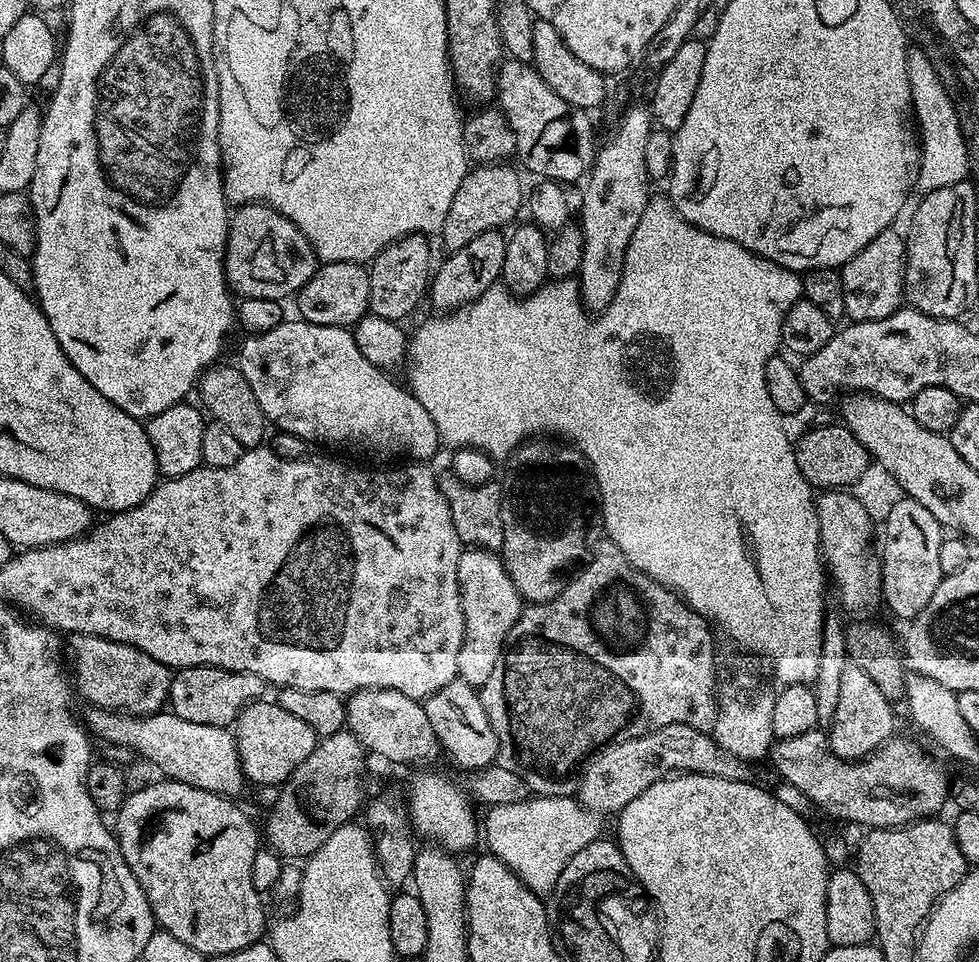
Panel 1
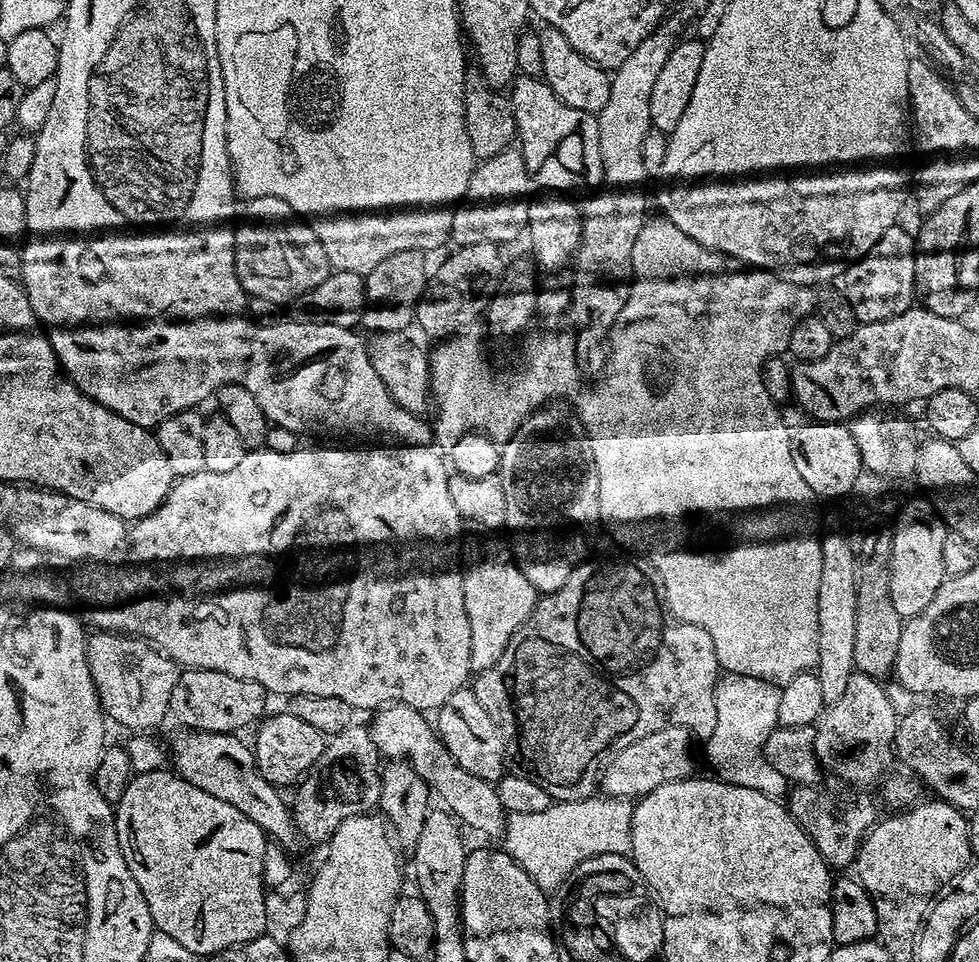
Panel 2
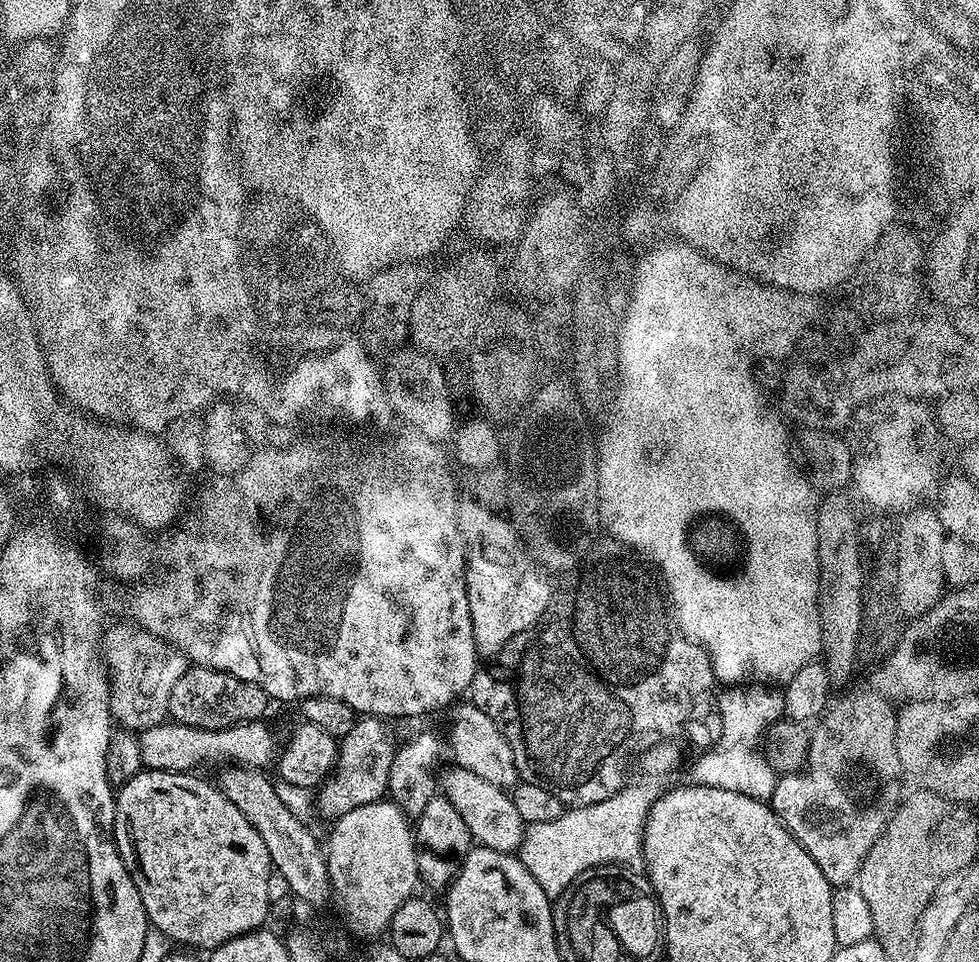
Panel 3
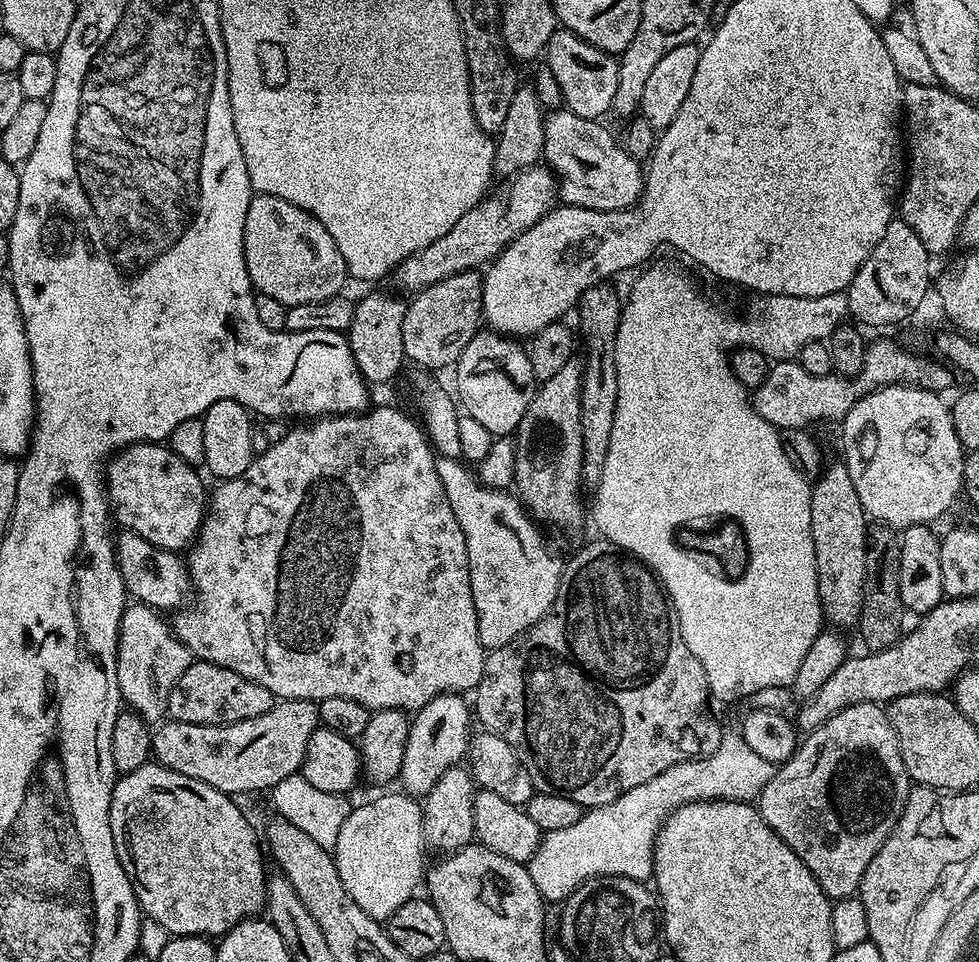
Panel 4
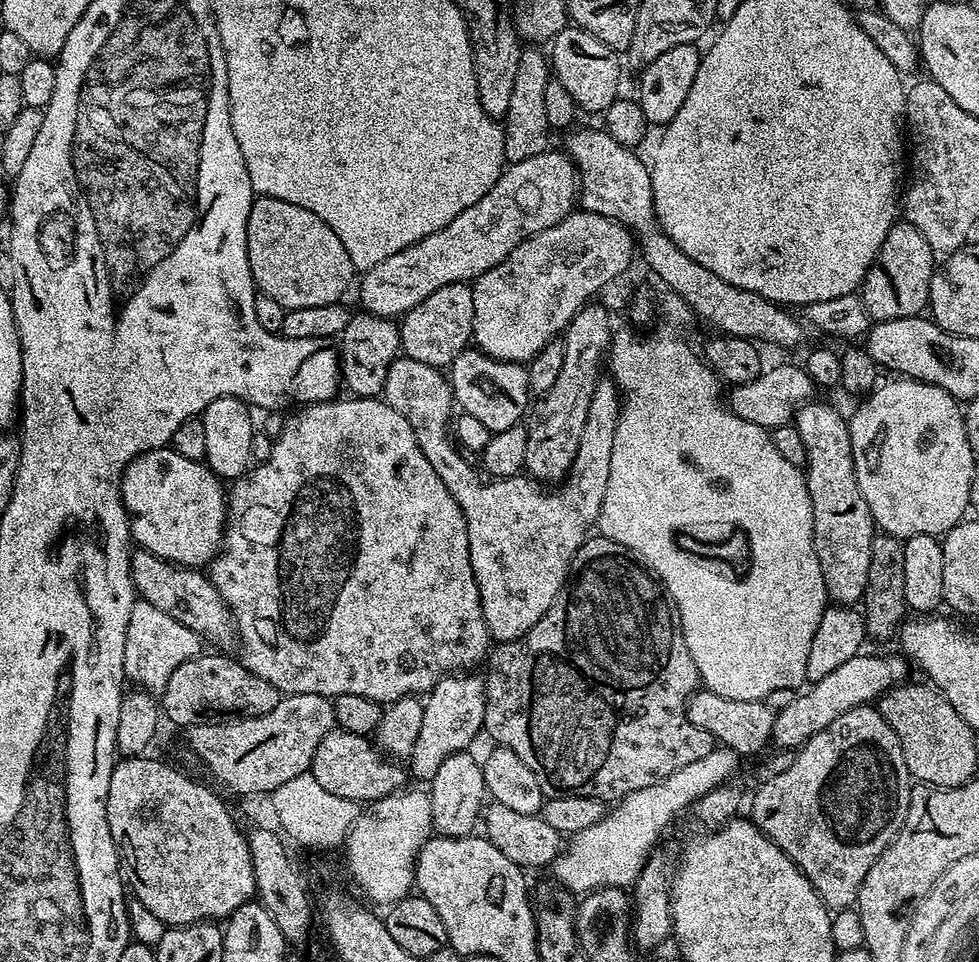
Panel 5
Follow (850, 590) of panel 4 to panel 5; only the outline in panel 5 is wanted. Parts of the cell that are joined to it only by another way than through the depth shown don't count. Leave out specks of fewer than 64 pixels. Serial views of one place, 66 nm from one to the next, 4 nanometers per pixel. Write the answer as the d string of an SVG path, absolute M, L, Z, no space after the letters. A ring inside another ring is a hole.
M809 402L803 404L794 417L798 434L802 434L802 446L806 446L808 463L804 481L808 484L810 506L814 510L814 550L818 554L818 566L822 566L822 578L829 601L840 606L856 606L864 599L866 577L870 574L870 550L874 535L874 523L866 499L862 496L855 478L854 458L851 452L849 421L836 408L828 404Z

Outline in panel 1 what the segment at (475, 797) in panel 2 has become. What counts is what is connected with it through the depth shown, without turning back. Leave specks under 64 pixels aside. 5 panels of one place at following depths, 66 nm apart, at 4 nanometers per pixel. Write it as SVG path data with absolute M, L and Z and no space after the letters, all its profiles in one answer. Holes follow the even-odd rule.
M381 688L366 692L353 692L347 697L347 731L353 732L361 746L369 753L393 760L396 764L424 764L436 755L441 755L440 741L436 739L430 718L426 718L423 703L414 698L406 698L398 690Z

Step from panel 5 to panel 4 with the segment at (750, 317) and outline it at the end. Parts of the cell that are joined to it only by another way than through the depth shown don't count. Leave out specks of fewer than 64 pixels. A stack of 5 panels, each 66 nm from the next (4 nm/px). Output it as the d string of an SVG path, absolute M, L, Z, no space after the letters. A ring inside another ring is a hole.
M552 110L544 118L544 155L543 163L551 168L558 177L558 196L565 205L574 208L589 208L603 212L617 212L631 208L639 201L644 191L645 169L641 161L635 160L603 128L600 120L578 118L578 114L567 110Z

